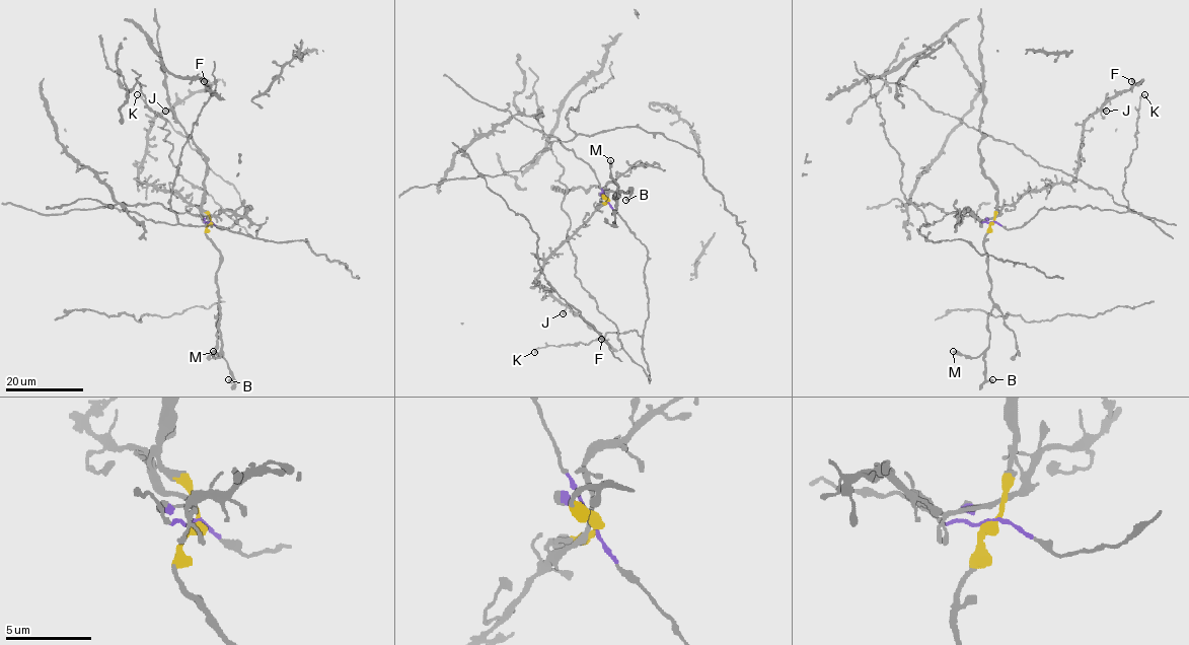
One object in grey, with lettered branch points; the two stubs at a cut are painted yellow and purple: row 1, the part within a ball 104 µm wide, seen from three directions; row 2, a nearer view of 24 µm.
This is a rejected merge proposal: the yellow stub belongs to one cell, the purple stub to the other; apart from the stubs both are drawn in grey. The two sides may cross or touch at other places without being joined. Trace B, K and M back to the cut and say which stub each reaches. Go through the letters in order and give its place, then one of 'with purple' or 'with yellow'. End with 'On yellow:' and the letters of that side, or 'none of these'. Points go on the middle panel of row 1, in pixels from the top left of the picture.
B: at (625, 200); with yellow
K: at (534, 352); with purple
M: at (610, 160); with yellow
On yellow: B, M

